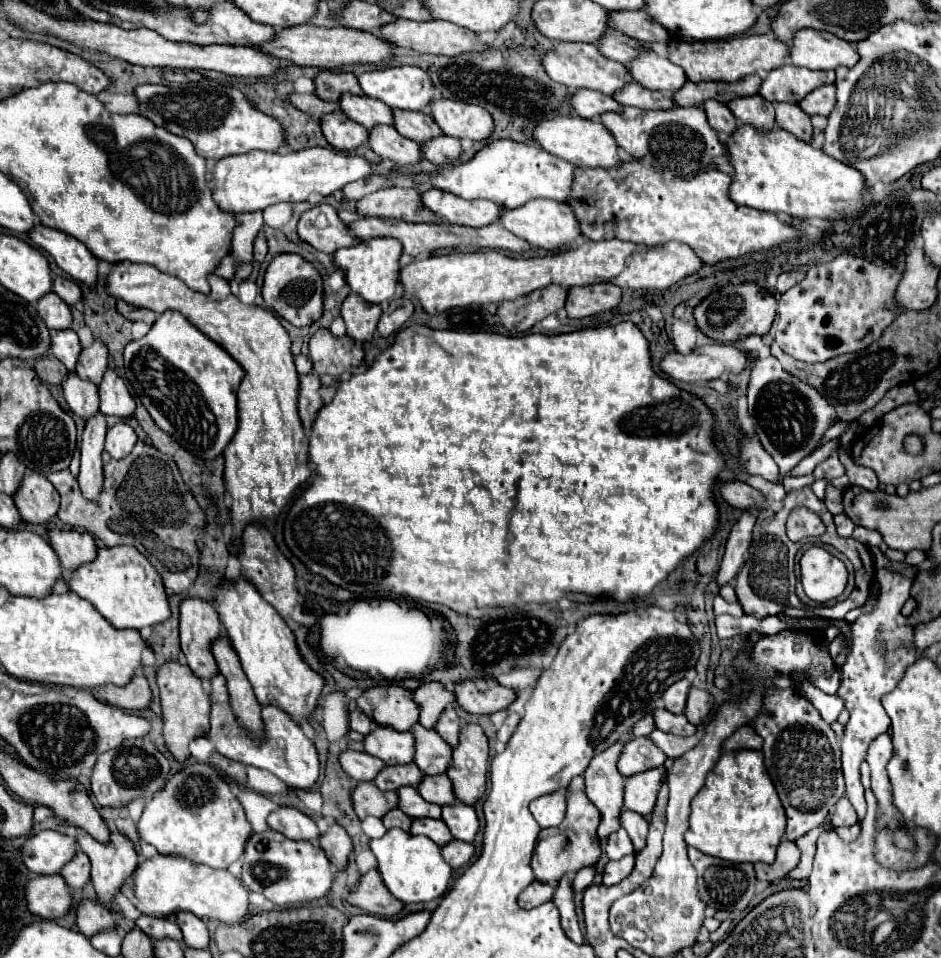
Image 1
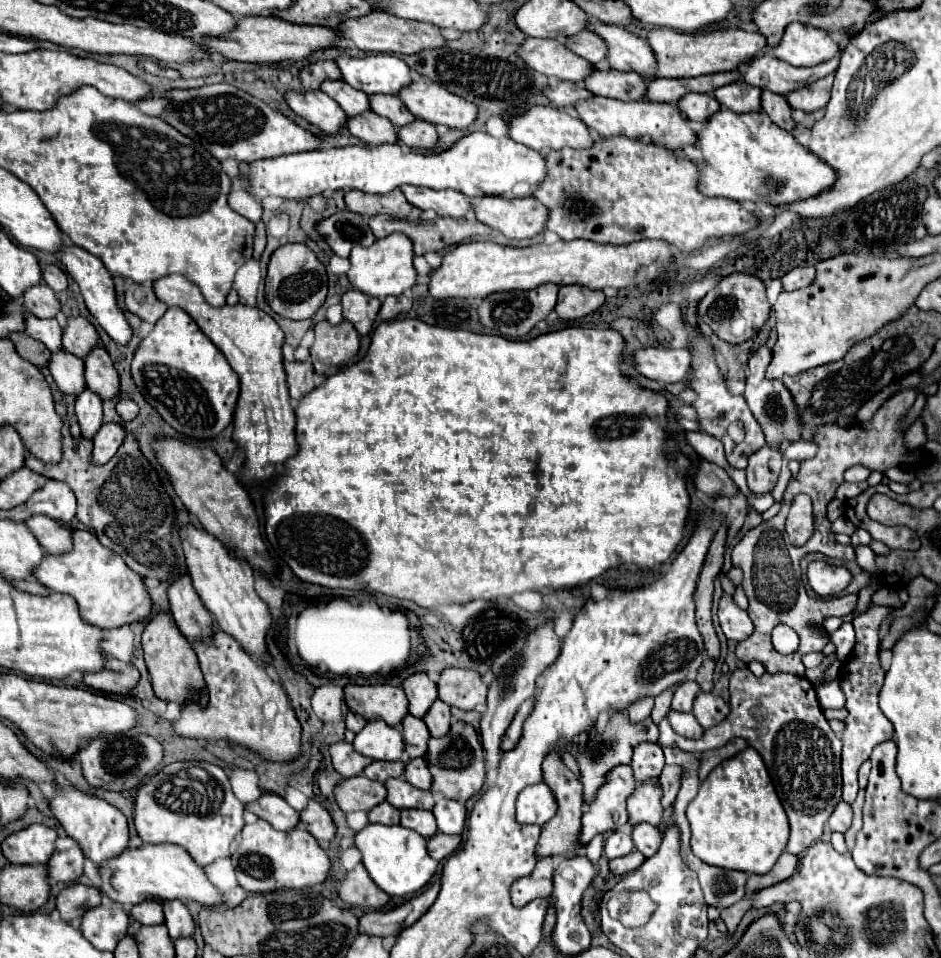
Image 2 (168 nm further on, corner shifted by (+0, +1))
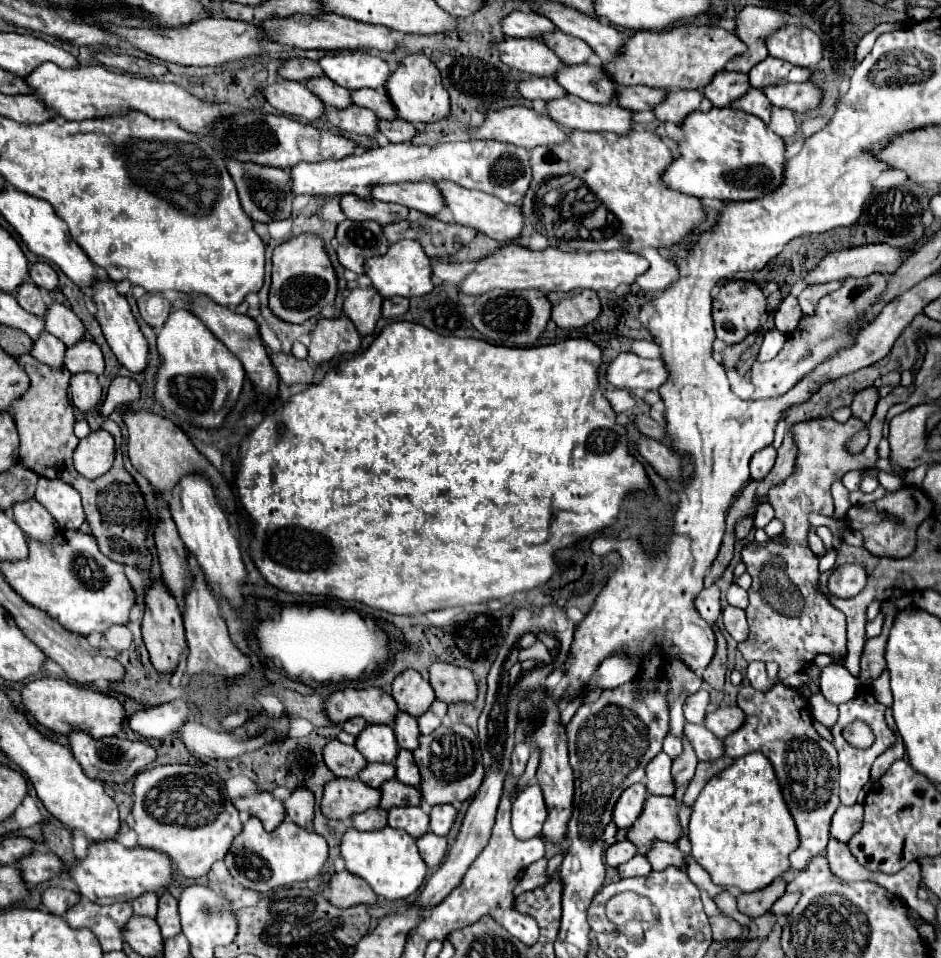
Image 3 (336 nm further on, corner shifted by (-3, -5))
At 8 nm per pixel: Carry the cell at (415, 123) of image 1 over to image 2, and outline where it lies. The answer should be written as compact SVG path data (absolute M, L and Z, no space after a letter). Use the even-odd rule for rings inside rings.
M371 95L371 107L377 115L393 121L395 127L403 127L417 121L417 117L399 101L399 97L393 95Z

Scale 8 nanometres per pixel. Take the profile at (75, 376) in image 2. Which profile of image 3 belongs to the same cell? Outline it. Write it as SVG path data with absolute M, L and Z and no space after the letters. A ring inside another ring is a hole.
M44 331L44 333L40 333L40 337L32 343L30 355L36 357L40 363L46 363L46 365L50 365L50 367L62 369L62 367L64 367L64 351L66 351L64 343Z

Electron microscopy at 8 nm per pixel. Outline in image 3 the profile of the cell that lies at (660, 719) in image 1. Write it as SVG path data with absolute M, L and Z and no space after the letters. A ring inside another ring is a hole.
M686 723L684 733L690 739L700 761L716 761L720 755L724 755L724 743L714 733L710 733L704 725Z

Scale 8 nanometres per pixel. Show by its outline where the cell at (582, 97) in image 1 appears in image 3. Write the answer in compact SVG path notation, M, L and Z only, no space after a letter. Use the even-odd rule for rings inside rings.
M524 77L518 89L524 99L532 101L533 109L539 114L547 114L547 101L566 95L566 91L552 77Z

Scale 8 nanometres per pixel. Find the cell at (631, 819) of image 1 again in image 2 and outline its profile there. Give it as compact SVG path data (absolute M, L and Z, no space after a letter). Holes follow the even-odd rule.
M637 823L631 827L631 837L635 847L645 855L651 857L657 853L659 843L661 843L661 833L657 827L649 825L649 823Z

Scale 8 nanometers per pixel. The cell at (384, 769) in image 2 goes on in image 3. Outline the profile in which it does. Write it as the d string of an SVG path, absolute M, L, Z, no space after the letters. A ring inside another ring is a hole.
M368 763L362 771L360 771L360 781L364 781L366 785L378 789L384 781L394 779L396 775L396 767L392 763Z

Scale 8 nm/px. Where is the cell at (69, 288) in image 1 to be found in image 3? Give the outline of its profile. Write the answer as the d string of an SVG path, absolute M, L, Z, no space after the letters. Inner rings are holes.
M42 261L30 265L30 279L32 279L40 289L46 289L46 291L54 291L56 285L58 285L56 271L54 271L48 263L42 263Z

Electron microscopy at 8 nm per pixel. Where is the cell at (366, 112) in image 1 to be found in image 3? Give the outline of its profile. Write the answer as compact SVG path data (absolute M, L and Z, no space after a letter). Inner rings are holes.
M326 75L314 77L306 81L306 87L328 107L336 107L336 109L344 109L348 105L352 105L350 101L350 91L336 85L334 81L330 81Z

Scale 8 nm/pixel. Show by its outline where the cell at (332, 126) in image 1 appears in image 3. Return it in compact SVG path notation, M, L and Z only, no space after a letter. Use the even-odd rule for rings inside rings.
M280 81L264 87L262 93L264 99L280 113L296 115L304 121L314 121L324 117L324 109L326 109L324 103L310 89L306 89L304 83Z

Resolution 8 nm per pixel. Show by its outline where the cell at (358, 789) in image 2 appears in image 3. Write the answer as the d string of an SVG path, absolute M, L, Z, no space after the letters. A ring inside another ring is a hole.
M332 779L324 785L324 795L320 803L320 811L328 819L350 819L354 813L362 813L380 803L380 791L364 785L360 779Z

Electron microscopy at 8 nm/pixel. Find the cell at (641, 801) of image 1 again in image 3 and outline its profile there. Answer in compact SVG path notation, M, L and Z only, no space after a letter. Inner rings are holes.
M654 797L646 799L644 813L628 829L628 839L644 855L654 841L676 843L680 839L680 821L678 821L678 803L674 797Z

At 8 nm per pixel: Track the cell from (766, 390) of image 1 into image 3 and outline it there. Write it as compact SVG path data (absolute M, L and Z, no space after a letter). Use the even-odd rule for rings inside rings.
M778 329L766 331L758 359L760 359L760 361L770 361L770 359L774 359L774 357L778 355L778 351L784 347L784 341L786 341L786 335L780 333Z

